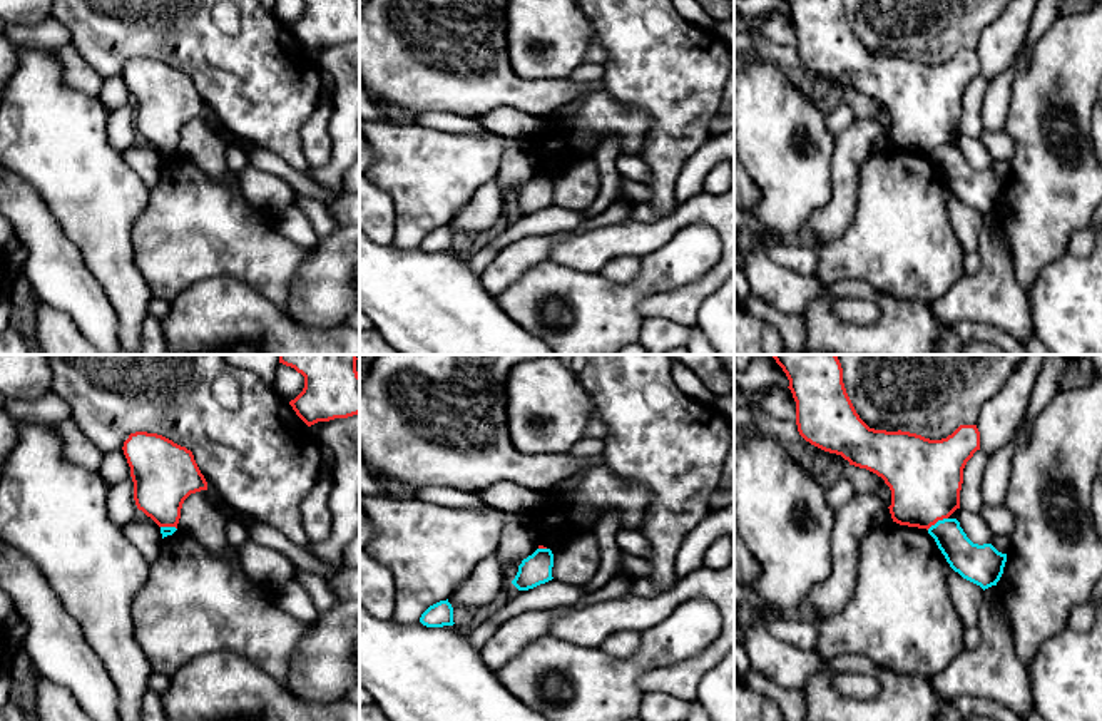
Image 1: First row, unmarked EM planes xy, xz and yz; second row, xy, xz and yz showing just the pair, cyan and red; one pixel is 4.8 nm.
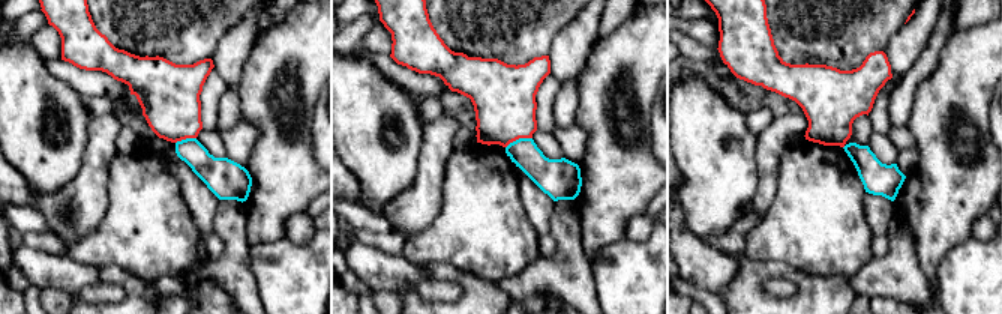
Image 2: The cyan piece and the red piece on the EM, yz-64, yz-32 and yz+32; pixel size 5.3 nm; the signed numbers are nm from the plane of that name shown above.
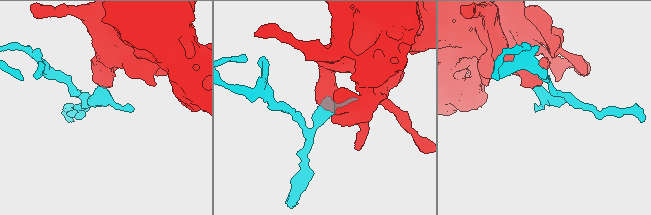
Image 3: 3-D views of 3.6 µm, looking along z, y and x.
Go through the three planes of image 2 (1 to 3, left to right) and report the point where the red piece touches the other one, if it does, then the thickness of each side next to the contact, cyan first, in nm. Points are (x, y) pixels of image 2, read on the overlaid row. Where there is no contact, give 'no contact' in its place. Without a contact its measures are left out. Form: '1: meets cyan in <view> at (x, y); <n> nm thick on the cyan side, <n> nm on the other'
1: meets cyan in yz-64 at (186, 138); 180 nm thick on the cyan side, 320 nm on the other
2: meets cyan in yz-32 at (519, 138); 180 nm thick on the cyan side, 340 nm on the other
3: no contact

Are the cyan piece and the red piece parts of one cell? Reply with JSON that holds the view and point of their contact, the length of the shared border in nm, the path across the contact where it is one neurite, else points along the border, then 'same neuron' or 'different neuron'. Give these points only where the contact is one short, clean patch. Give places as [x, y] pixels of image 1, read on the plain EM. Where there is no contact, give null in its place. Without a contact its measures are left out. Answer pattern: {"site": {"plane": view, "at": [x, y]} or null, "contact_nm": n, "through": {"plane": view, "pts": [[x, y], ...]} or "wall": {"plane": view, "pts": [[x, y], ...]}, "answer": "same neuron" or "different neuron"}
{"site": {"plane": "yz", "at": [937, 148]}, "contact_nm": 120, "wall": {"plane": "yz", "pts": [[947, 143], [927, 154]]}, "answer": "different neuron"}

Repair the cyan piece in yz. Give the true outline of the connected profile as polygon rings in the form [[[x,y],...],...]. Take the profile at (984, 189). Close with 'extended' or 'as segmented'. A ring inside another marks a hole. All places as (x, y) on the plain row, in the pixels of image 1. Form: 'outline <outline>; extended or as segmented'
outline [[[943,144],[928,154],[950,192],[983,216],[997,211],[1003,199],[1007,179],[992,169],[973,169],[957,144]]]; as segmented

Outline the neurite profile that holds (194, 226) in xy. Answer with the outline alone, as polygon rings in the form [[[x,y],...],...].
[[[182,156],[162,164],[162,179],[149,191],[132,228],[132,244],[135,264],[154,298],[172,301],[202,279],[231,276],[263,293],[279,309],[289,303],[289,283],[313,249],[286,239],[271,217],[247,202],[239,172],[229,171],[221,181]]]

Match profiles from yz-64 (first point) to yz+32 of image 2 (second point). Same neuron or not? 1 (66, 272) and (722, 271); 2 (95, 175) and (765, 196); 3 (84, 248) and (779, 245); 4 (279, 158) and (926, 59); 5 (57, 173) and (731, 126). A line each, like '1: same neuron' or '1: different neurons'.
1: same neuron
2: same neuron
3: same neuron
4: different neurons
5: same neuron

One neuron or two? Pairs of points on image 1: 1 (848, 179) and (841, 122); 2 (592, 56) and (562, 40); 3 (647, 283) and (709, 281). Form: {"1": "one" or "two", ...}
{"1": "two", "2": "two", "3": "two"}

